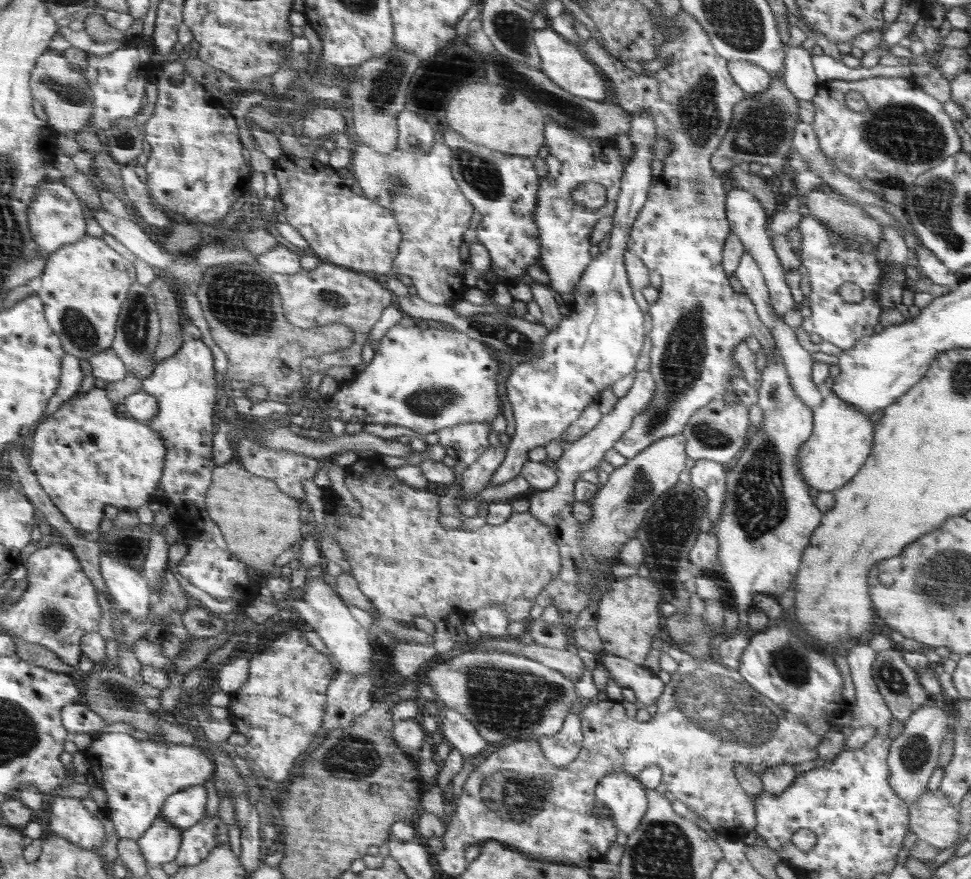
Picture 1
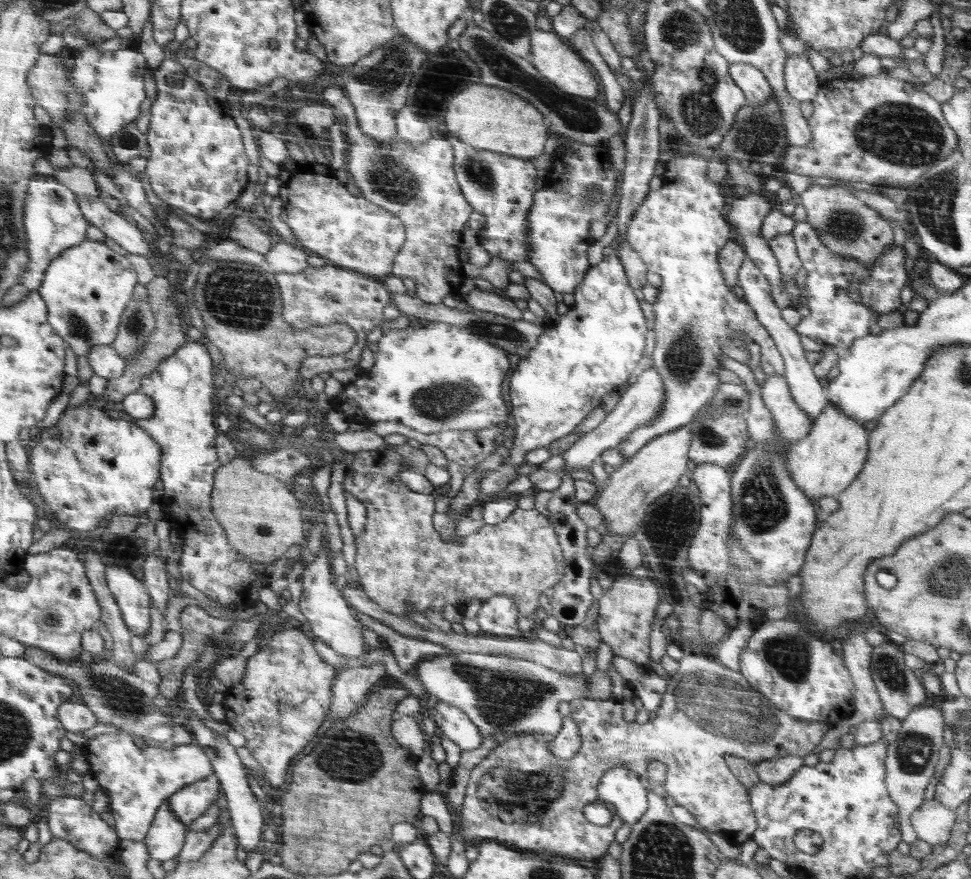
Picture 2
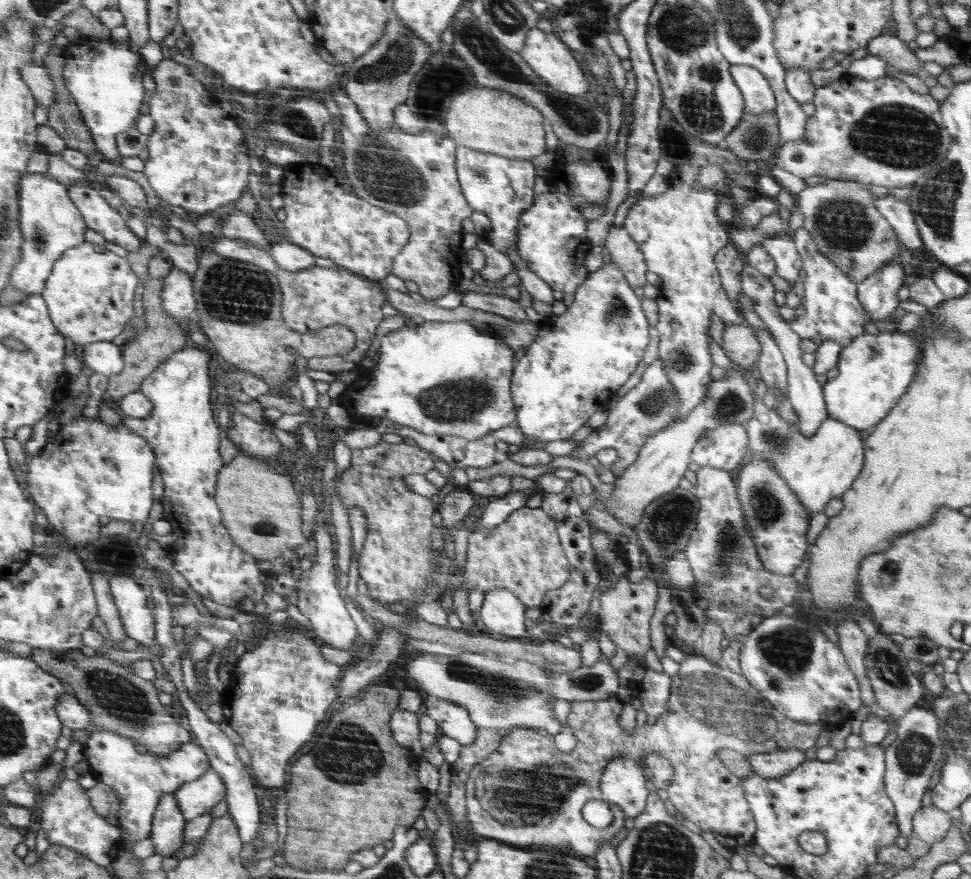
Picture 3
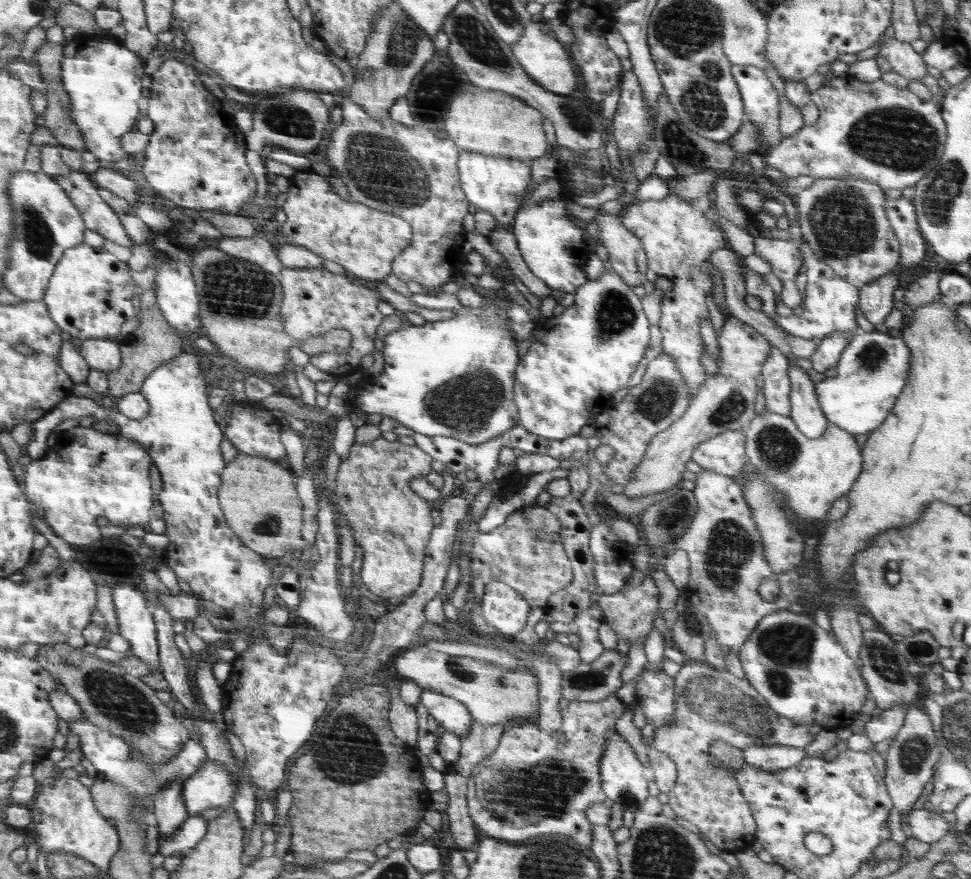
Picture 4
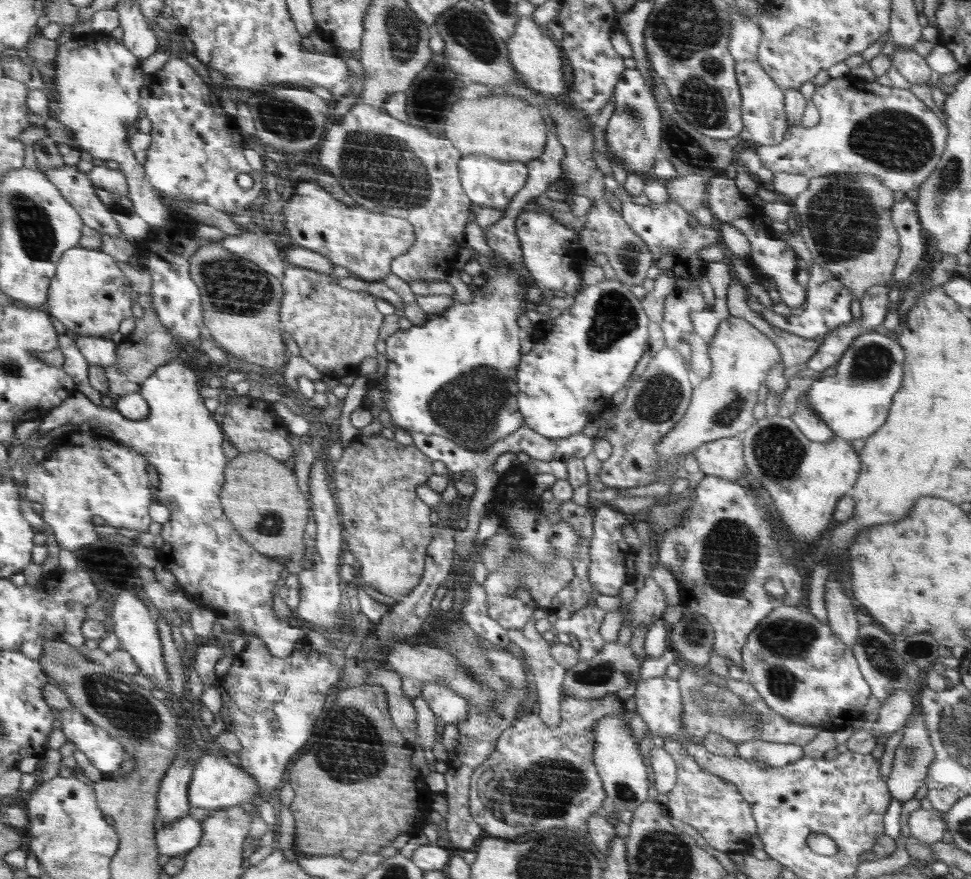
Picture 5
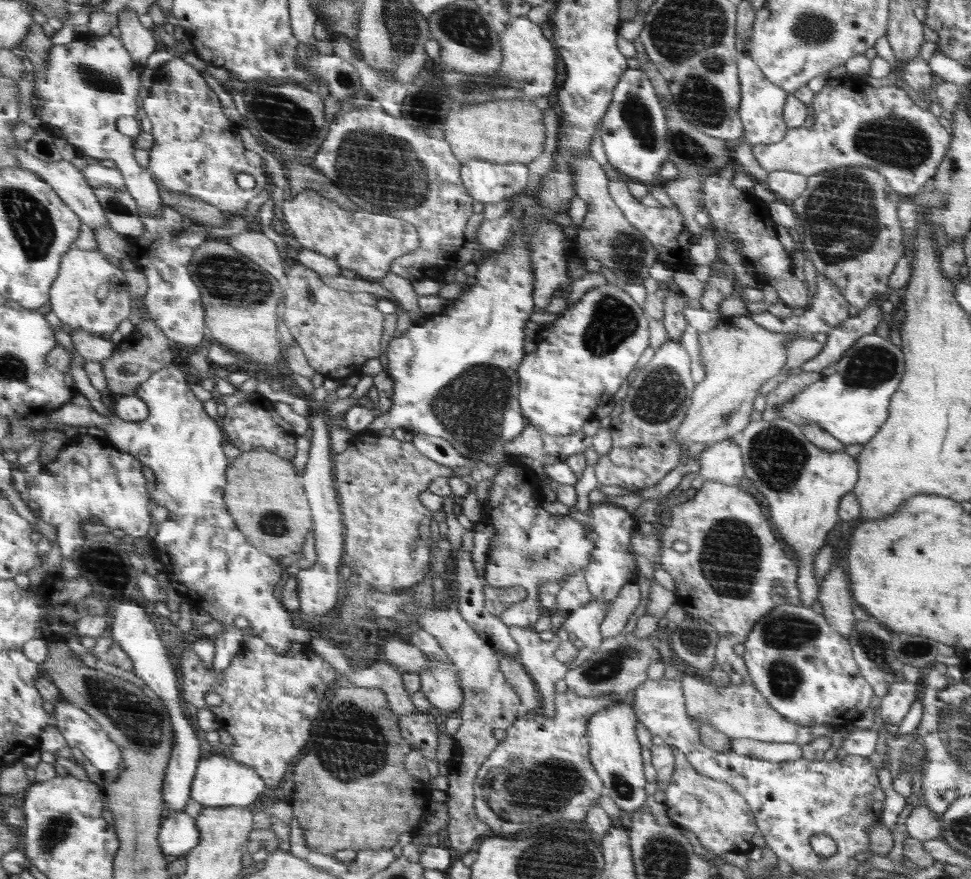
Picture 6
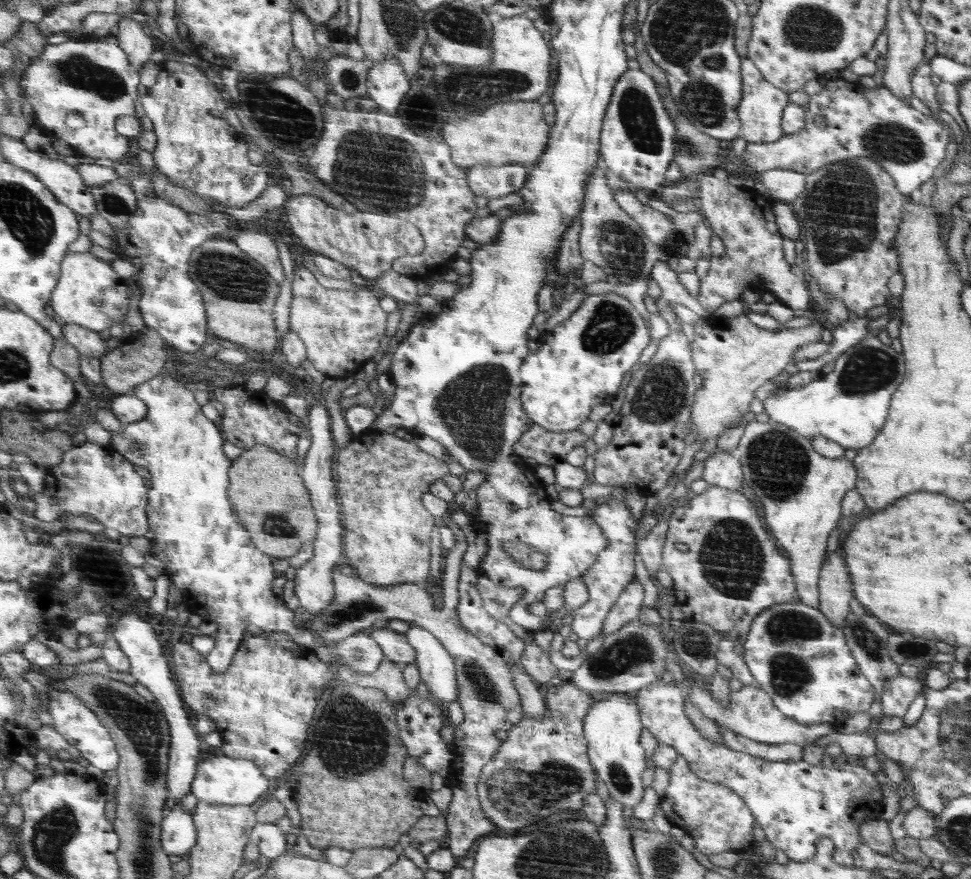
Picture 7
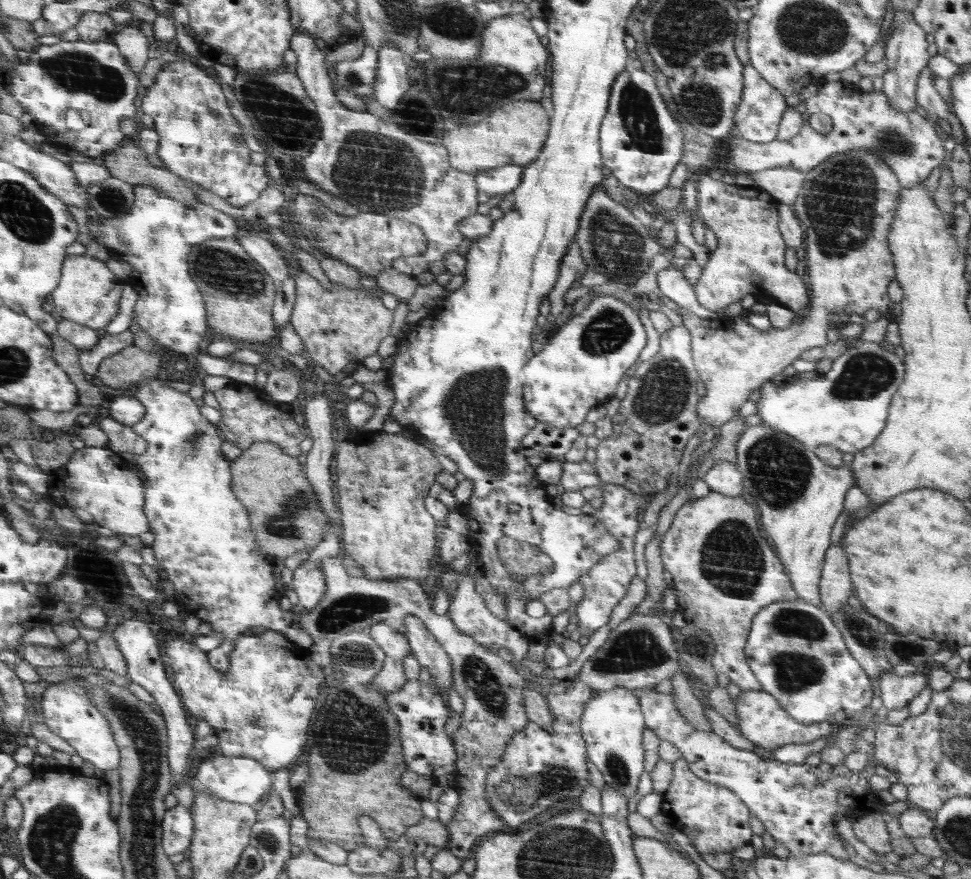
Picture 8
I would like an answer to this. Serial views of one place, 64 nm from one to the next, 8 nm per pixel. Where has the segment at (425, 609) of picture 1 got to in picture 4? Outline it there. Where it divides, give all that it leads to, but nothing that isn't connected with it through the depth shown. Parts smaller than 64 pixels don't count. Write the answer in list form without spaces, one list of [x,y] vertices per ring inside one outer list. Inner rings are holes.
[[[383,437],[370,442],[370,444],[358,444],[358,446],[352,446],[348,454],[348,458],[340,464],[338,468],[338,474],[336,474],[336,487],[335,494],[337,495],[337,505],[335,509],[338,510],[338,514],[342,514],[349,522],[350,529],[352,529],[352,534],[354,535],[354,541],[358,547],[362,549],[362,567],[360,569],[360,576],[362,577],[363,584],[366,584],[368,590],[374,594],[380,596],[381,598],[406,598],[413,594],[414,591],[421,584],[421,580],[424,576],[424,548],[428,544],[428,540],[433,539],[434,528],[438,528],[438,520],[434,520],[435,510],[438,510],[439,502],[430,502],[424,497],[418,496],[416,492],[413,491],[412,485],[410,484],[412,479],[420,478],[425,479],[431,471],[432,462],[435,462],[430,455],[426,454],[421,448],[416,446],[407,446],[401,444],[399,441],[388,442]],[[532,506],[517,511],[504,526],[488,533],[478,532],[474,536],[471,553],[472,576],[474,579],[480,578],[485,586],[494,581],[510,585],[519,594],[525,596],[525,600],[529,601],[531,606],[538,606],[541,609],[546,608],[554,592],[568,587],[573,580],[572,562],[569,560],[564,545],[561,543],[560,531],[561,521],[558,520],[558,517],[553,512],[550,512],[549,508]]]

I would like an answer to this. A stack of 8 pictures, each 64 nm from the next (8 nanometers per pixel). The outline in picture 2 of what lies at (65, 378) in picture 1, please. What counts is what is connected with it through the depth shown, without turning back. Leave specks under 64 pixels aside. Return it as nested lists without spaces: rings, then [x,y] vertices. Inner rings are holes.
[[[68,345],[66,348],[66,372],[65,389],[62,395],[52,404],[46,419],[38,427],[52,429],[56,427],[72,400],[72,392],[80,386],[80,376],[78,376],[78,353]]]

